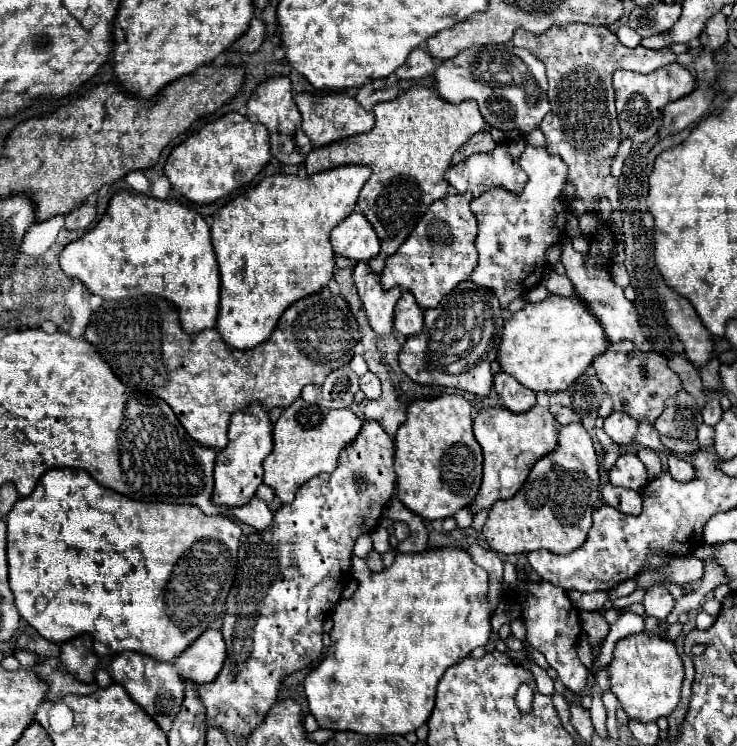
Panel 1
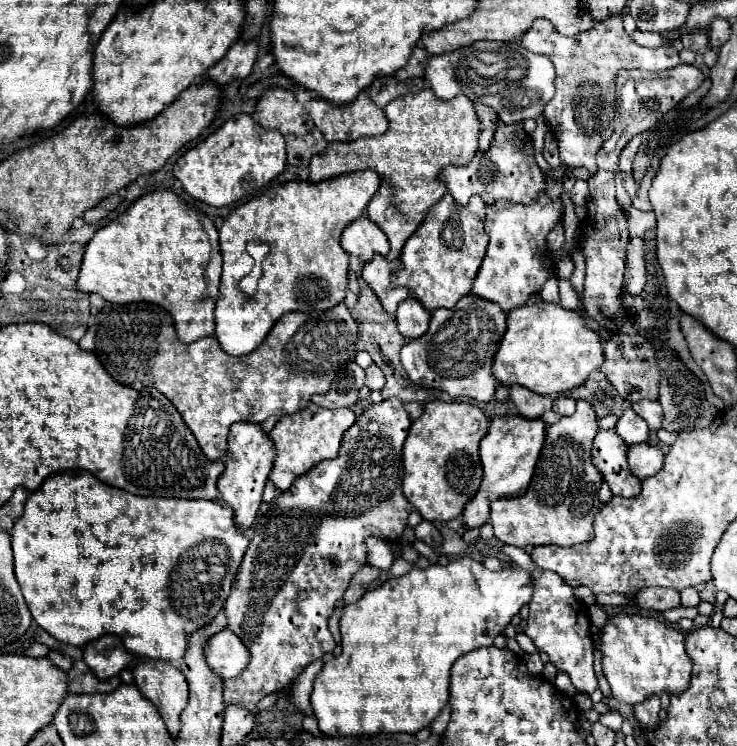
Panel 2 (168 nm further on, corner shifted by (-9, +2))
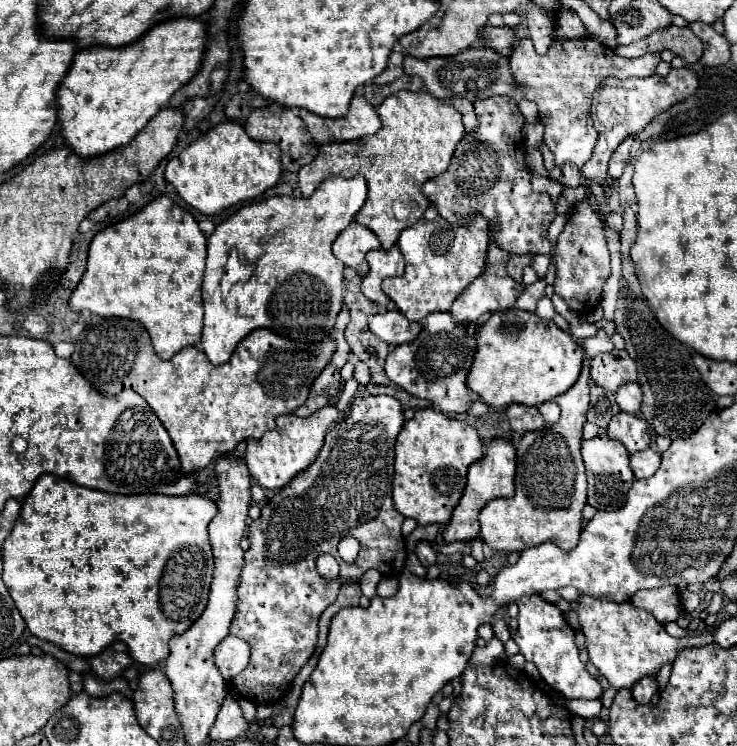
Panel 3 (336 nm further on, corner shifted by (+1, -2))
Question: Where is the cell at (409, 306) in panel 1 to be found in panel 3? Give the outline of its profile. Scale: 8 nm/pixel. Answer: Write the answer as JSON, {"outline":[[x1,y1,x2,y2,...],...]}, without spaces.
{"outline":[[393,309,369,317,369,329,389,345,403,345,403,343,411,343,419,335,421,323,413,323,405,319,401,311]]}

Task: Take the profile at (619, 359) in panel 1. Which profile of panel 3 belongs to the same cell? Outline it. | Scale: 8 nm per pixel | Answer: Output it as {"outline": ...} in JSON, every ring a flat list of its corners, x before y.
{"outline":[[625,349,599,353,591,359,591,379,607,391,617,391,621,385,637,381,637,363]]}

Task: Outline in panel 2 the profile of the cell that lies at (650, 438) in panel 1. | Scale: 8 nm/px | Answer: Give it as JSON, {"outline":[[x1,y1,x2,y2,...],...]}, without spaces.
{"outline":[[643,399,643,401,637,401,637,403,631,403,631,409,633,409,639,417,643,417,643,419,649,423,649,427,651,427,651,431,653,431,653,433,661,429,663,411,661,411,659,401]]}

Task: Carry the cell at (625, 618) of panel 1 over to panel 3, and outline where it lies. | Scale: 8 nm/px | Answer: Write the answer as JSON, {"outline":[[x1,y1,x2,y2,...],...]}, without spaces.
{"outline":[[567,699,567,701,565,701,565,707,567,707,571,713,575,713,575,715,579,715,579,717,583,717,583,719,593,719,593,717,597,717,599,711,601,711,601,701,599,701,599,699,597,699,597,701]]}

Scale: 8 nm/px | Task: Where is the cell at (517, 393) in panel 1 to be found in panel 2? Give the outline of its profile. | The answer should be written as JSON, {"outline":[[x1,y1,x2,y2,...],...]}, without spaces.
{"outline":[[511,387,509,397,515,403,519,415,525,417,525,419,541,419,543,413,553,407,549,397,543,397,543,395,537,395,533,391,527,391,525,387]]}

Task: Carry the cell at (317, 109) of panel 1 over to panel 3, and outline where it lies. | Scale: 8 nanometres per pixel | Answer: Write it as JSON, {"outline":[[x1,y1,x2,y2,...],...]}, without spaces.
{"outline":[[355,95,351,99,351,109,345,117,327,119,313,115,307,109,299,109,299,117,305,121,311,137,319,145,337,141,357,141,381,129,381,119,377,111,367,103,363,95]]}

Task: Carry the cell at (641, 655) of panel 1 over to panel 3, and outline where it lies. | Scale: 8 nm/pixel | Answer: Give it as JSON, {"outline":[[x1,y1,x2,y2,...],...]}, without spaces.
{"outline":[[581,595,579,599,579,623,587,639,589,661,599,669,599,673,615,689,631,689,643,677,655,677,665,663,673,663,675,655,683,647,707,645,713,641,713,633,703,631,697,637,671,637,661,623,645,609,627,603,613,603,609,599,595,599]]}

